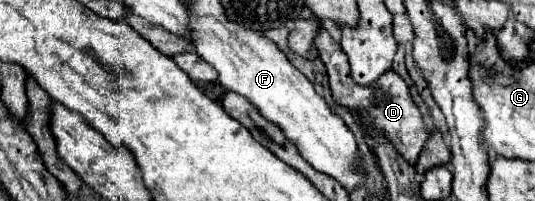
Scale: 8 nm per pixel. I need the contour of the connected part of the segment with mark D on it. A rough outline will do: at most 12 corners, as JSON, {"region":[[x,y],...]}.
{"region":[[322,28],[314,44],[334,102],[370,114],[408,164],[428,132],[408,84],[394,72],[354,84],[348,56]]}

